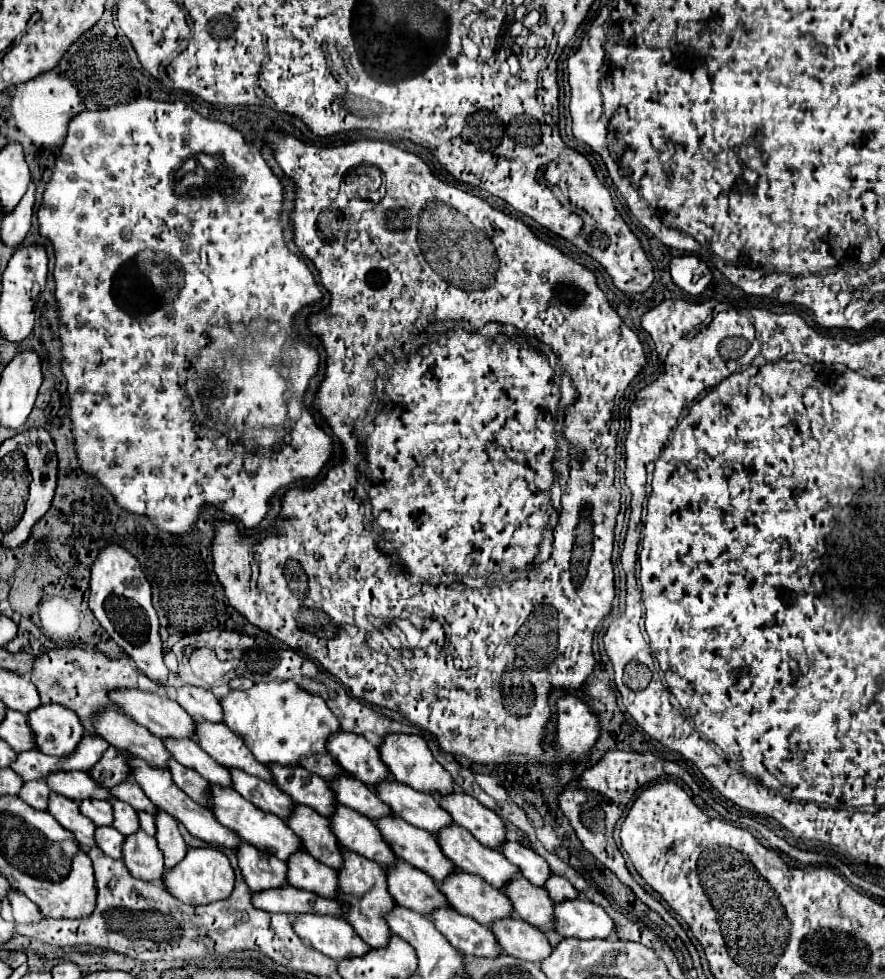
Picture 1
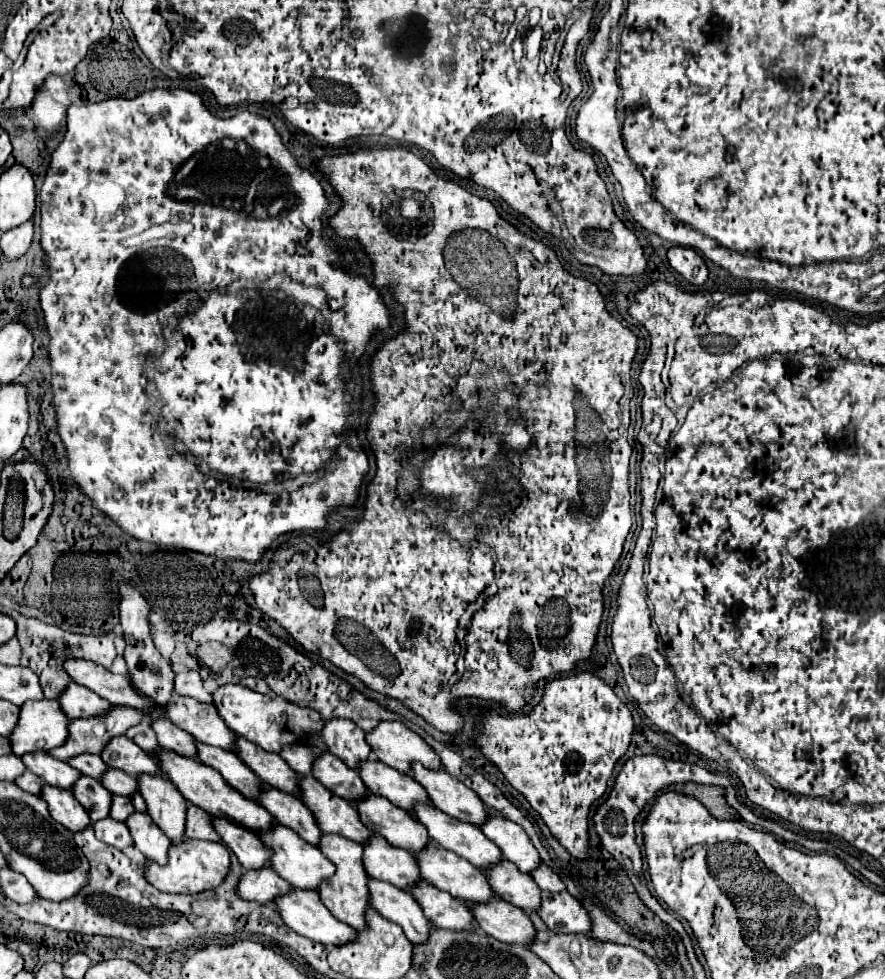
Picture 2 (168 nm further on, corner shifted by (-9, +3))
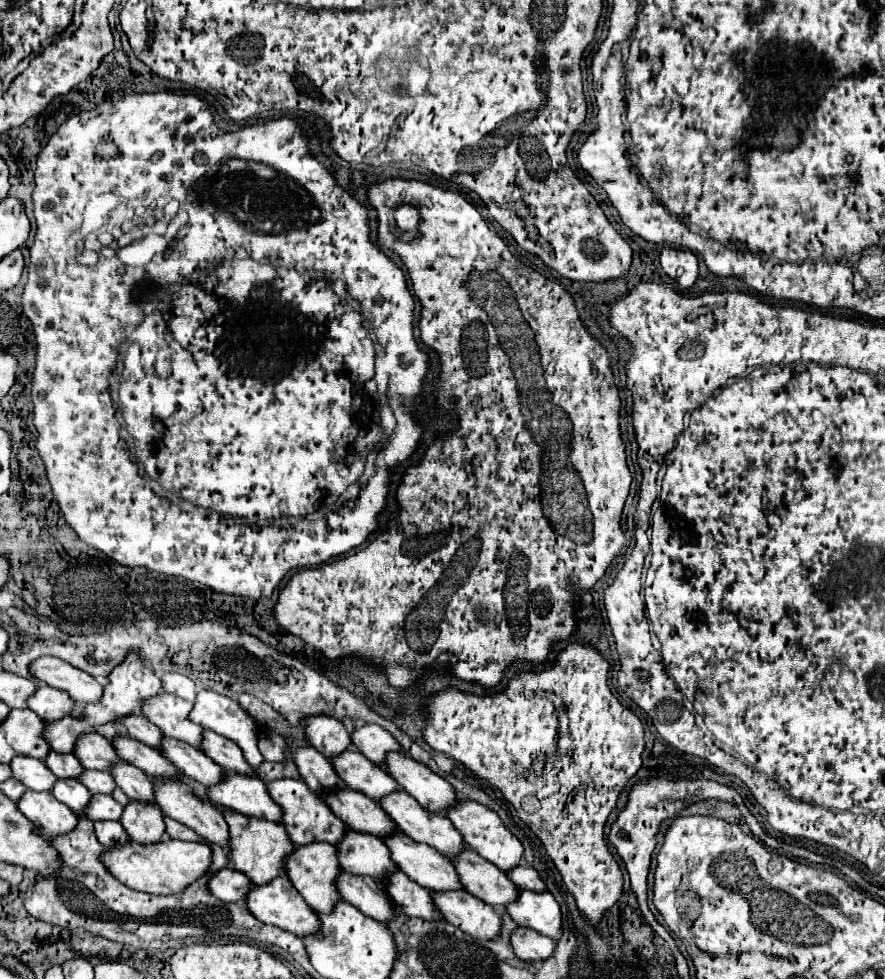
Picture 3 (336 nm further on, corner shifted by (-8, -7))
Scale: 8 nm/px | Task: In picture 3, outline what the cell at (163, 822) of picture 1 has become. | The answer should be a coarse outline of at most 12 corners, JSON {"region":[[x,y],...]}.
{"region":[[121,761],[111,773],[131,801],[155,803],[155,783]]}

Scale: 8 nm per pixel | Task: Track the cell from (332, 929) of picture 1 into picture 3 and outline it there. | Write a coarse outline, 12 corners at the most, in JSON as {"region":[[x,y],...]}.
{"region":[[287,877],[251,889],[247,909],[263,923],[317,935],[315,909]]}

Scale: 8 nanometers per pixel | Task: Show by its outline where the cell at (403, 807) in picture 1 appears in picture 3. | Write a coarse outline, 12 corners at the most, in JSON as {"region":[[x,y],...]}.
{"region":[[355,747],[331,759],[347,787],[381,801],[399,789]]}

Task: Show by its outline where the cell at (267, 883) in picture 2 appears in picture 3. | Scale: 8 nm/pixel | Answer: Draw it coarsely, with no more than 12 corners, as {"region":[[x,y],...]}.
{"region":[[225,867],[209,881],[223,903],[245,901],[251,879]]}

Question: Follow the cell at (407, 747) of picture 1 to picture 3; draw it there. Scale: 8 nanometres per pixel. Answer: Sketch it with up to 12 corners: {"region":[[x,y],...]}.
{"region":[[363,725],[351,735],[371,763],[385,765],[387,753],[405,753],[379,725]]}

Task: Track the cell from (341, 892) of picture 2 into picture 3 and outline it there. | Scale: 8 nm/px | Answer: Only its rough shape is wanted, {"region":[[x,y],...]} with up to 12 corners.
{"region":[[303,845],[287,877],[319,913],[341,901],[337,847]]}

